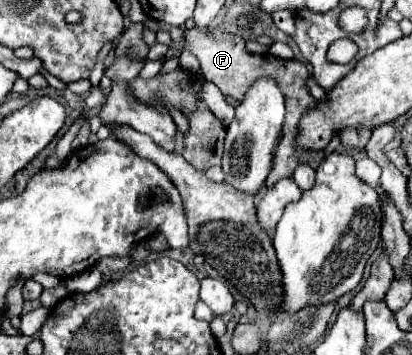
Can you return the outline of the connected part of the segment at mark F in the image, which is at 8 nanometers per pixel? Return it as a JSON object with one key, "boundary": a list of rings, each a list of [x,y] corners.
{"boundary":[[[186,29],[184,31],[186,35],[186,49],[190,49],[200,65],[202,65],[202,75],[212,81],[214,85],[220,87],[220,91],[224,95],[230,95],[234,97],[238,103],[244,99],[246,91],[252,87],[252,83],[260,77],[268,77],[268,79],[274,79],[280,87],[280,91],[284,93],[286,97],[286,125],[284,125],[284,135],[282,135],[282,141],[280,141],[280,147],[278,147],[278,157],[274,159],[274,167],[268,175],[268,181],[266,185],[274,185],[274,181],[282,179],[282,177],[288,177],[292,175],[294,167],[298,163],[308,163],[310,167],[318,167],[324,159],[324,151],[312,151],[312,149],[298,149],[296,147],[296,137],[298,137],[298,123],[300,119],[318,105],[318,101],[310,95],[310,89],[306,87],[306,81],[310,77],[306,65],[298,59],[280,59],[280,57],[274,57],[270,53],[264,53],[264,55],[252,55],[246,51],[246,41],[240,37],[240,35],[232,35],[232,33],[218,33],[218,35],[212,35],[212,33],[202,33],[202,31],[196,31],[194,29]]]}

